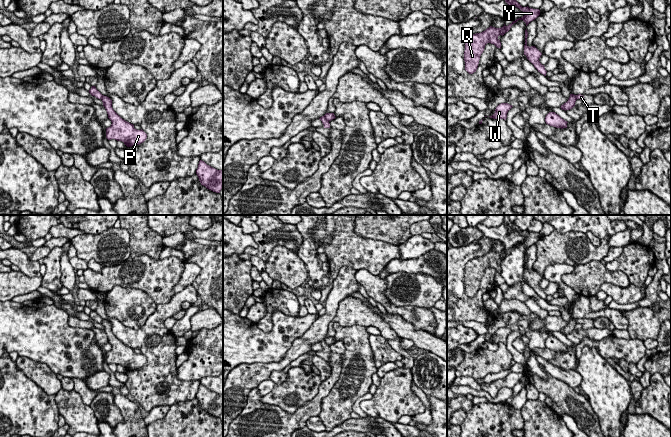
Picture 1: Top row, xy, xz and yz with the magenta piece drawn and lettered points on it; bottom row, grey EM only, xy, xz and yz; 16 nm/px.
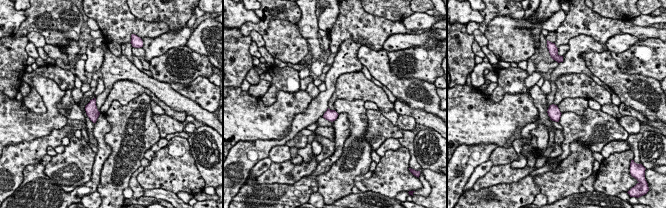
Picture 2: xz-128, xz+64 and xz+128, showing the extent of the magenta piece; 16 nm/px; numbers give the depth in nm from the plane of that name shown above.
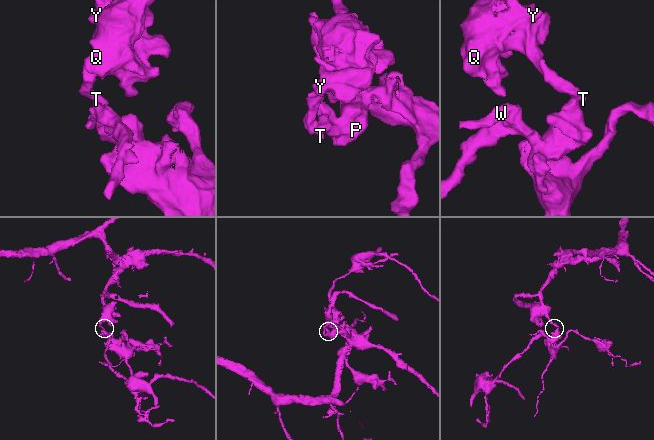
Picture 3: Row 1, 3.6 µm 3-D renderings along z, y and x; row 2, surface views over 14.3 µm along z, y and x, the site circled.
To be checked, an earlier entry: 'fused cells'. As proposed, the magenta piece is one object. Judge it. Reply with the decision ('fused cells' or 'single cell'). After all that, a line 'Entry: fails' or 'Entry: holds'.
fused cells
Entry: holds

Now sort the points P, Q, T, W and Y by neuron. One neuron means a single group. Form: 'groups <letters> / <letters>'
groups P W / Q T Y

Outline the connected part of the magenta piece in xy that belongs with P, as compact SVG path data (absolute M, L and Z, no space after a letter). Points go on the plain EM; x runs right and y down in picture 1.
M104 320L102 321L103 330L105 331L108 342L112 348L106 352L106 362L108 364L115 363L122 365L127 371L132 371L143 367L147 358L141 353L137 354L134 349L122 343L112 332L112 324Z

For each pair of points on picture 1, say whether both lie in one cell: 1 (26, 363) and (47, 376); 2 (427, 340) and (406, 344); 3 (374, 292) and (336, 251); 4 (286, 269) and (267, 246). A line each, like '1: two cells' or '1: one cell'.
1: one cell
2: two cells
3: two cells
4: two cells

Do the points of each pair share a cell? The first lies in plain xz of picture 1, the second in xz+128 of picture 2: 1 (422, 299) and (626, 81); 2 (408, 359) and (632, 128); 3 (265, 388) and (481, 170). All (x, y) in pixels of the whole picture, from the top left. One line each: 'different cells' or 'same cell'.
1: different cells
2: different cells
3: same cell

